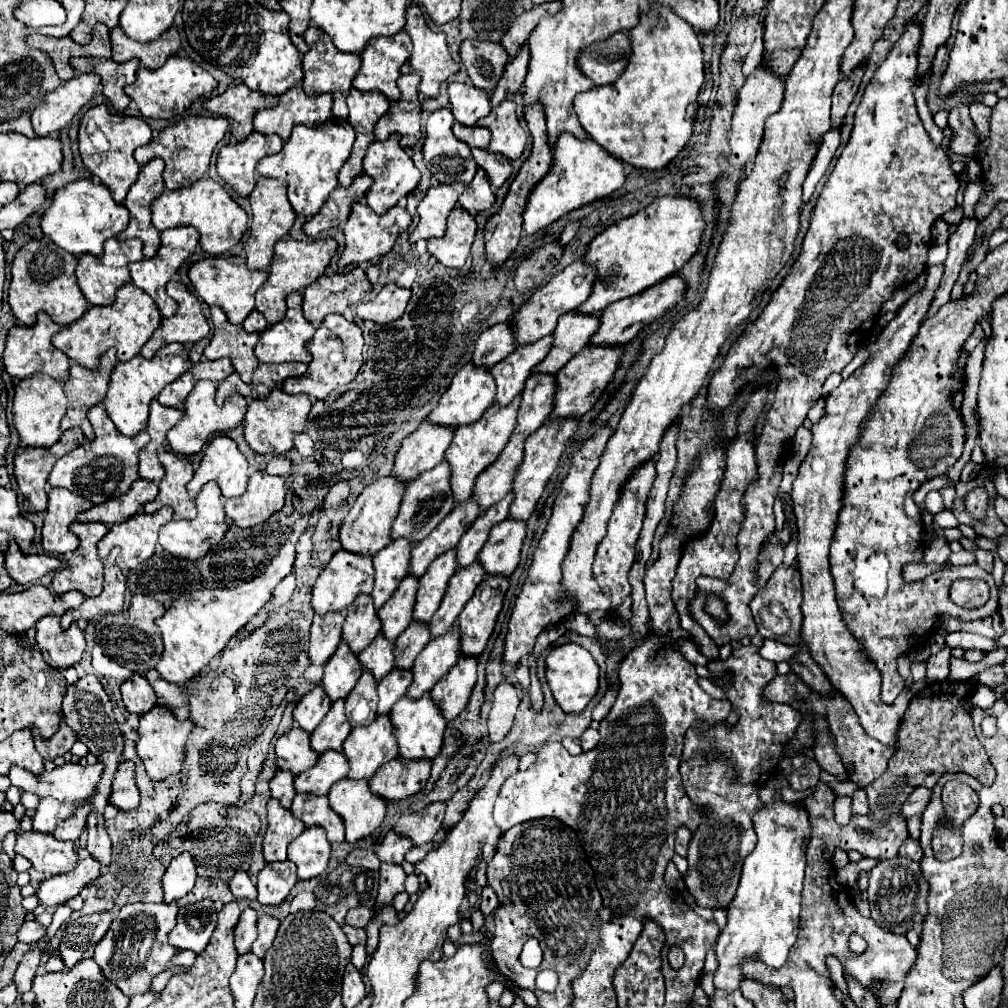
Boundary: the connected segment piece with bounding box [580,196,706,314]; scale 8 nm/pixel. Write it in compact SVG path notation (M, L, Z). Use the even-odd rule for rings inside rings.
M690 196L656 198L644 210L604 228L590 242L590 250L584 256L586 264L598 270L598 278L590 298L580 306L580 312L602 312L608 304L634 296L678 272L700 248L704 228L702 204Z

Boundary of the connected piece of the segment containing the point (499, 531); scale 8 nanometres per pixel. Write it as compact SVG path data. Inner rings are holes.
M512 518L496 524L488 536L488 542L478 554L480 564L488 574L510 576L518 562L522 542L526 538L526 522L512 522Z

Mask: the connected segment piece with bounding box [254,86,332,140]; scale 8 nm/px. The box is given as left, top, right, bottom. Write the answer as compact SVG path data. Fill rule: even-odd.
M300 86L284 92L272 110L260 110L254 116L254 130L260 134L278 134L288 140L296 124L320 126L332 116L332 96L306 96Z

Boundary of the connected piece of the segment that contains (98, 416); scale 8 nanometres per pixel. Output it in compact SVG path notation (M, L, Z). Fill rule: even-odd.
M94 406L88 412L90 424L94 424L94 442L82 444L76 450L64 454L50 472L50 486L72 490L84 498L88 498L92 504L106 502L108 498L116 498L116 494L124 494L132 482L138 480L138 452L150 442L150 436L146 432L128 438L118 432L114 422L108 418L104 406Z

